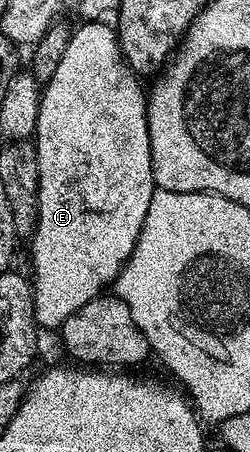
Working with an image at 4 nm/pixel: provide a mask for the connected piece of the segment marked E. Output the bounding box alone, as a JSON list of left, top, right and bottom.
[29,21,156,328]

